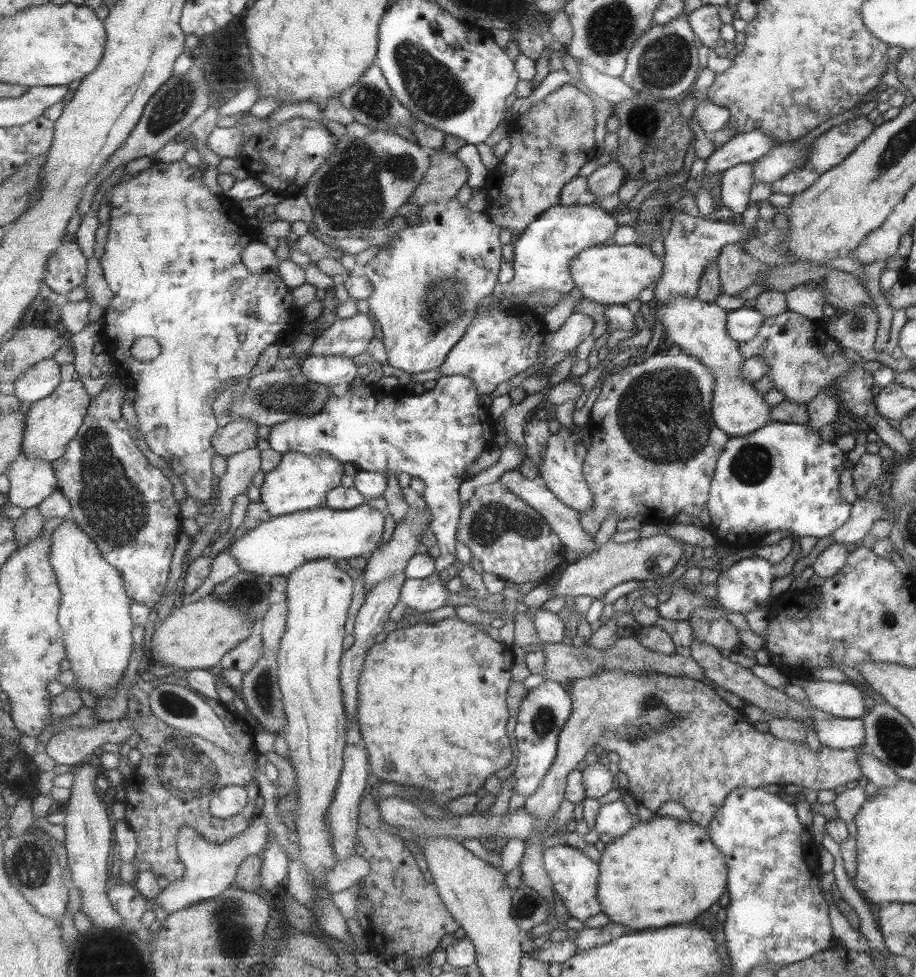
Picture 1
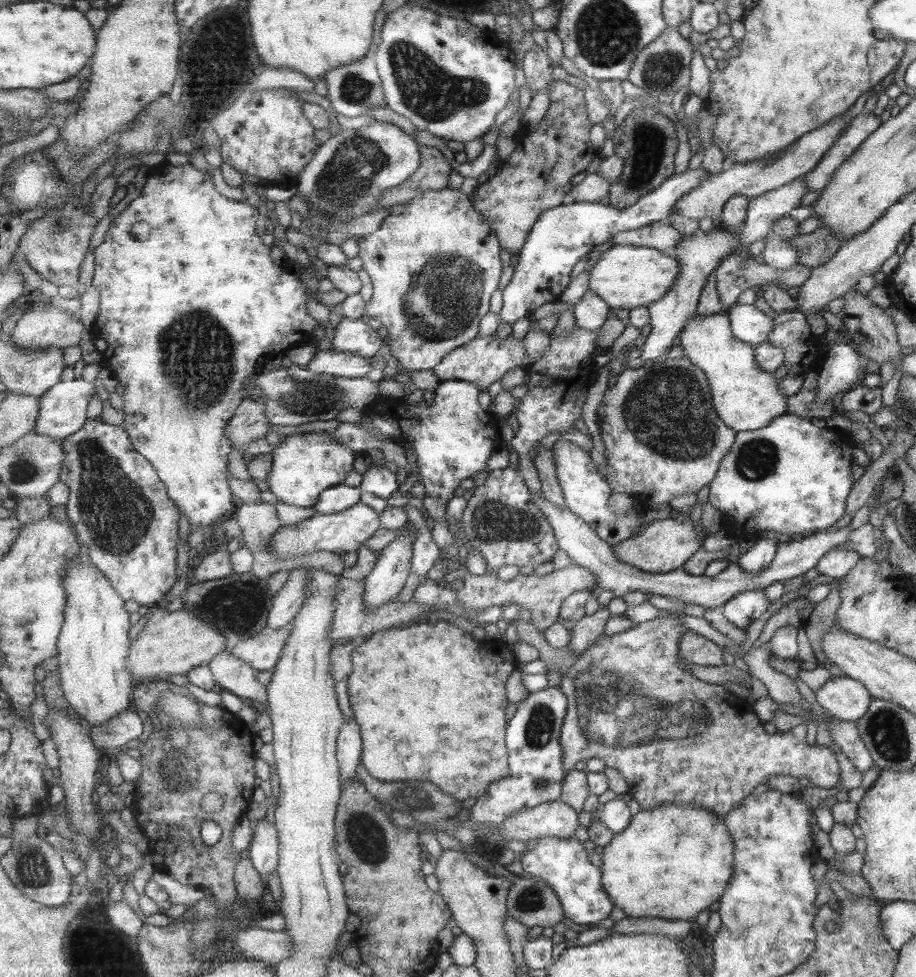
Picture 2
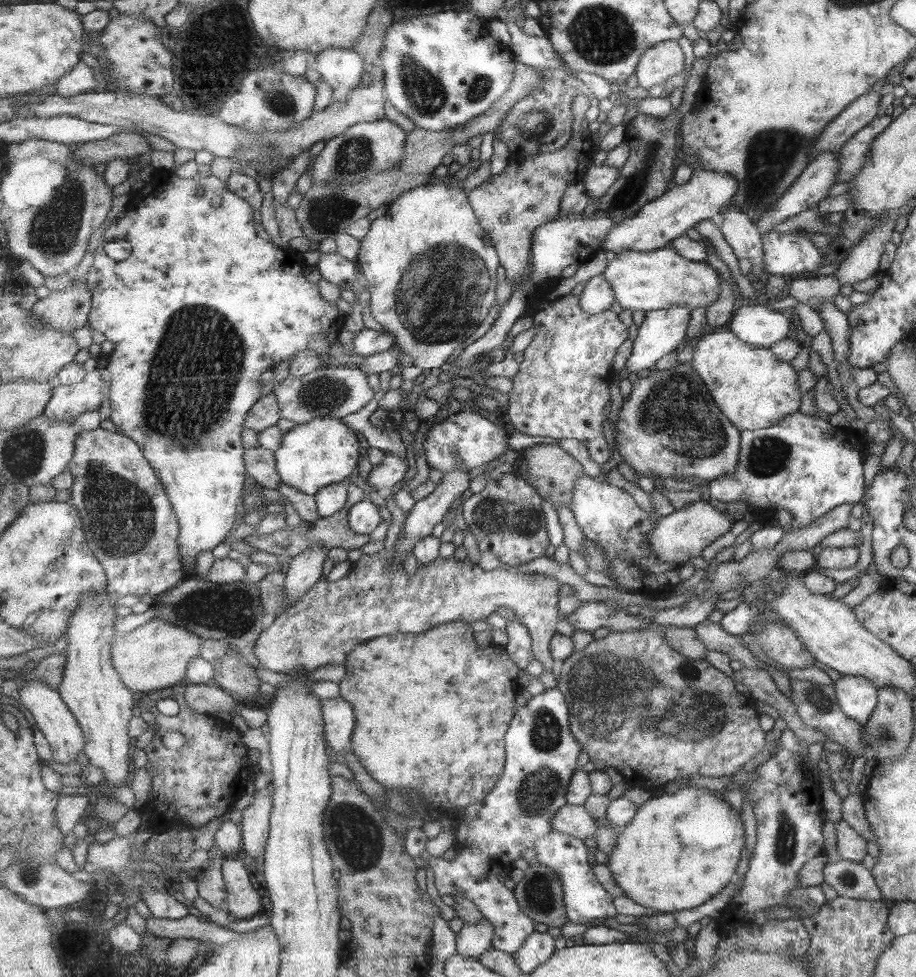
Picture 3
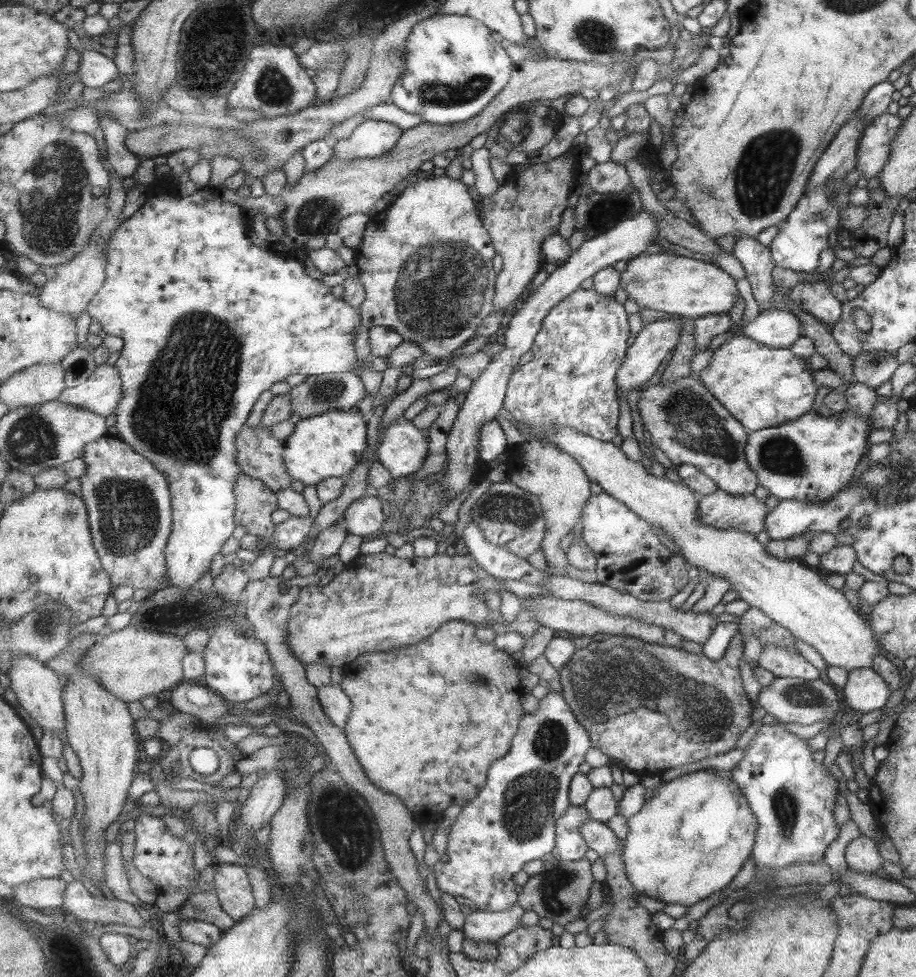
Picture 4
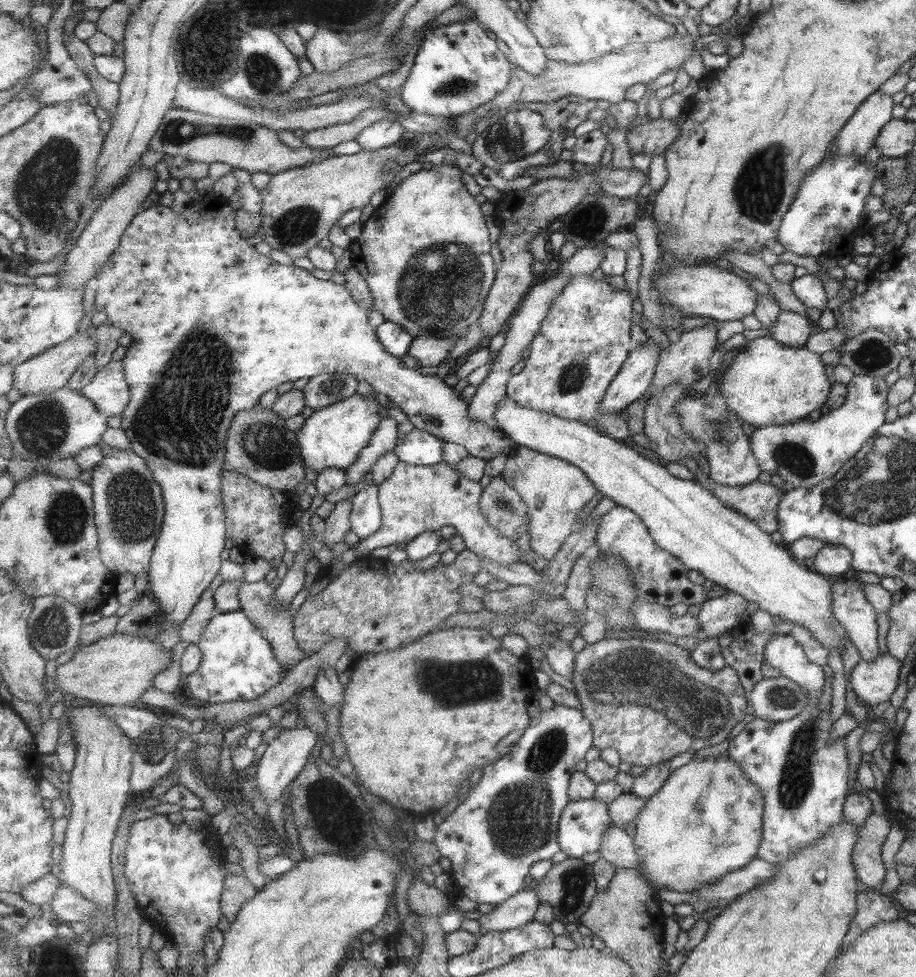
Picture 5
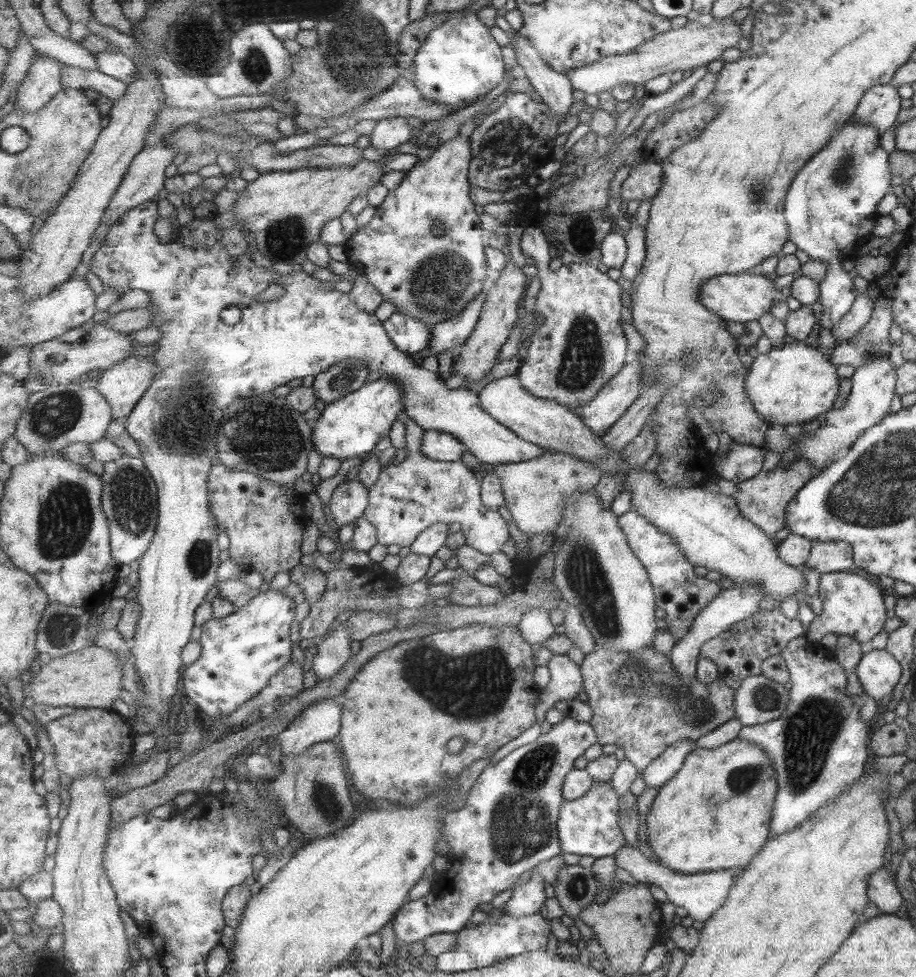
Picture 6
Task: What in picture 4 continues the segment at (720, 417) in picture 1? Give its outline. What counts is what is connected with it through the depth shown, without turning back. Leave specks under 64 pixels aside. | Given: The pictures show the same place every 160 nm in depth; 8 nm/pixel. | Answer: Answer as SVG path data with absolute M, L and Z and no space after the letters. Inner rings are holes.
M745 335L727 338L712 352L707 366L696 375L723 409L730 412L735 420L740 421L747 432L776 427L805 415L807 410L812 410L811 404L817 388L803 360L799 360L789 348L767 348L766 345L757 344Z

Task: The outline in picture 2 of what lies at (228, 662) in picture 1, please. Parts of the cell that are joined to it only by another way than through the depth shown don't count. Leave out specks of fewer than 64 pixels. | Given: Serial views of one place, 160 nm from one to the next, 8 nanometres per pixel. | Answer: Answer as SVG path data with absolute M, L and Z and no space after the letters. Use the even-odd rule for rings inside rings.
M293 622L279 630L267 627L261 634L238 642L231 651L257 672L273 672L287 639L292 635L293 627Z

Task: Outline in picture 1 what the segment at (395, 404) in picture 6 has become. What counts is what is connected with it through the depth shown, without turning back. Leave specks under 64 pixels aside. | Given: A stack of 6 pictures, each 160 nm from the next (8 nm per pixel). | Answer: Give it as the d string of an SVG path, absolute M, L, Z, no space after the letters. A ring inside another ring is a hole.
M288 452L283 455L281 464L275 470L265 474L261 486L261 501L273 517L318 509L325 505L327 495L343 484L341 482L343 472L345 472L343 462L328 452L313 455Z

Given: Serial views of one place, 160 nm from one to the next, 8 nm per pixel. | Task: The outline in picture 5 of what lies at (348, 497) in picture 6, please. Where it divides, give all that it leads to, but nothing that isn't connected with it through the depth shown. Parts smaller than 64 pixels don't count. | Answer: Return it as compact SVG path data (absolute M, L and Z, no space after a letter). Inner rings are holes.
M351 498L339 501L326 518L322 541L328 548L344 543L347 532L352 531L352 508L353 503Z

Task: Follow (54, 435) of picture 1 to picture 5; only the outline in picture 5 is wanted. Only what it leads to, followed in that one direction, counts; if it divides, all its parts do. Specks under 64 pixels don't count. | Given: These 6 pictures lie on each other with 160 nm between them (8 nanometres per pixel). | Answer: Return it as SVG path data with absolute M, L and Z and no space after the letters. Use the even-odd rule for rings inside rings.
M111 361L81 391L107 416L117 416L127 410L131 402L131 387L126 381L123 361Z

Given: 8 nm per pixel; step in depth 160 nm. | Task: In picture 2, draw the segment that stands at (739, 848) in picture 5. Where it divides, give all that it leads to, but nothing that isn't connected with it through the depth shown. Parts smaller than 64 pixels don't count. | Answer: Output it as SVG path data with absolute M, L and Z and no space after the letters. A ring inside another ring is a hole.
M663 805L651 811L637 813L631 824L620 833L615 833L613 840L602 852L603 886L613 904L624 911L627 917L661 918L663 920L695 919L707 906L713 908L726 890L733 868L734 843L726 831L722 818L699 807L679 807Z

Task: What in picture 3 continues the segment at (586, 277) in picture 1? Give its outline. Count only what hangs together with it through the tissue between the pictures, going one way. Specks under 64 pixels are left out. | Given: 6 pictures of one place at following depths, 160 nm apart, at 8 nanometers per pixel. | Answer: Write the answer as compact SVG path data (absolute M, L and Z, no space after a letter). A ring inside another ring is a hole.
M661 247L651 252L623 252L615 260L607 262L602 272L611 289L615 291L616 302L627 310L656 310L685 306L691 310L707 308L719 296L719 277L705 262L685 260L673 248Z

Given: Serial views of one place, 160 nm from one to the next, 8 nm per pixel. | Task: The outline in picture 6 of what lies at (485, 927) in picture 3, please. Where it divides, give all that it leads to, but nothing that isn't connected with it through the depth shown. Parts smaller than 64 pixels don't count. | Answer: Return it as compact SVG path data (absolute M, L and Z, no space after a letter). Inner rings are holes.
M532 873L527 883L512 890L511 898L506 902L504 914L523 918L539 913L548 898L545 896L545 884L539 874Z

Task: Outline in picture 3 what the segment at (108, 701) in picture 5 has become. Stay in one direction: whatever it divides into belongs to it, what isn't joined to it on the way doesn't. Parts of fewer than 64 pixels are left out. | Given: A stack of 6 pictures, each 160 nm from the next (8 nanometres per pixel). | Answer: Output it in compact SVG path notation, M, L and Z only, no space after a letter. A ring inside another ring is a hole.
M151 619L133 632L119 634L119 637L114 640L114 665L125 684L135 692L146 693L166 689L177 683L185 683L190 662L196 656L202 656L202 639L197 633L181 625L171 624L168 620L163 619Z

